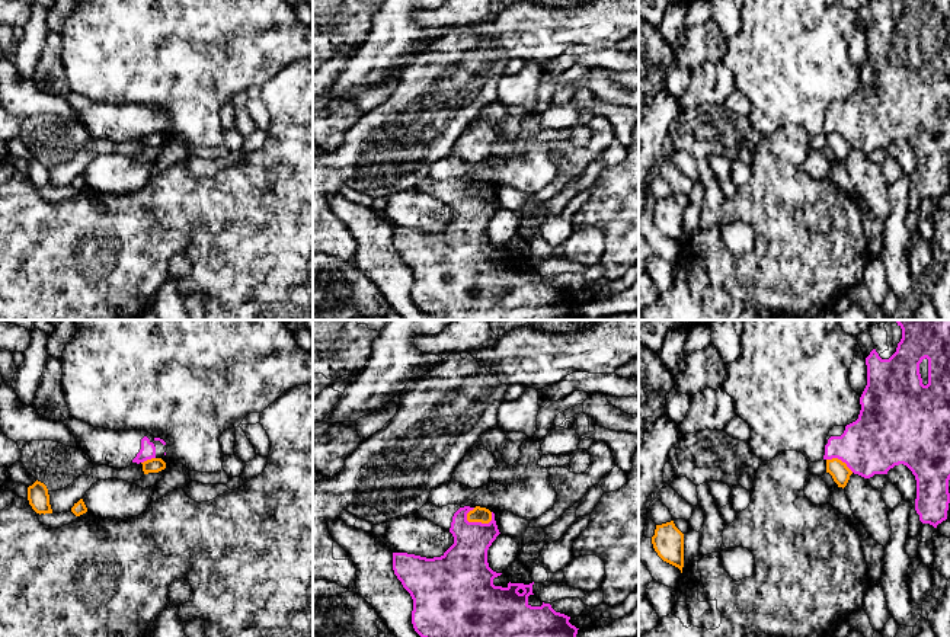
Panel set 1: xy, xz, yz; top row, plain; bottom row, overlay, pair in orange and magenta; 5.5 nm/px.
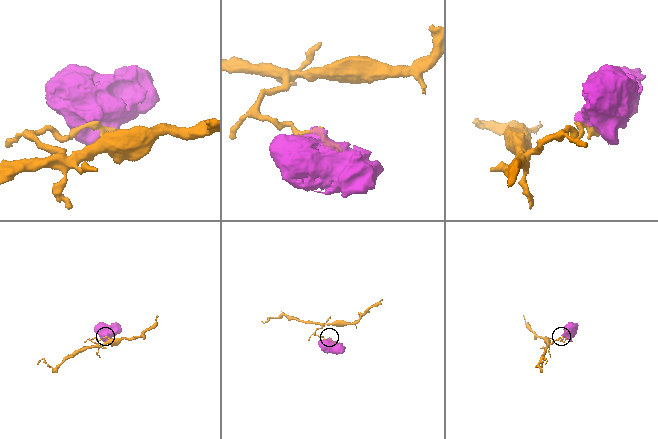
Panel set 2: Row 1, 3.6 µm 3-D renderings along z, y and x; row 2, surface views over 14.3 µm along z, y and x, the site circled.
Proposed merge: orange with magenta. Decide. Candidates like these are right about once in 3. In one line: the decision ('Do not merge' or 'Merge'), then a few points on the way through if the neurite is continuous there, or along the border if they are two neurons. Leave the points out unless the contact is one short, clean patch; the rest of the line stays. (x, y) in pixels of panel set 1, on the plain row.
Do not merge. Boundary: xz (492, 186), (492, 192), (488, 197), (469, 197), (466, 194)

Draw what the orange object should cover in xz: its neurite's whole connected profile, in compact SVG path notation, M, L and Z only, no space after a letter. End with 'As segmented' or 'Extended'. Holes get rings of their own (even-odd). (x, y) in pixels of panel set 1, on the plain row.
M476 180L467 188L467 195L489 198L492 195L492 186L486 182Z. As segmented

